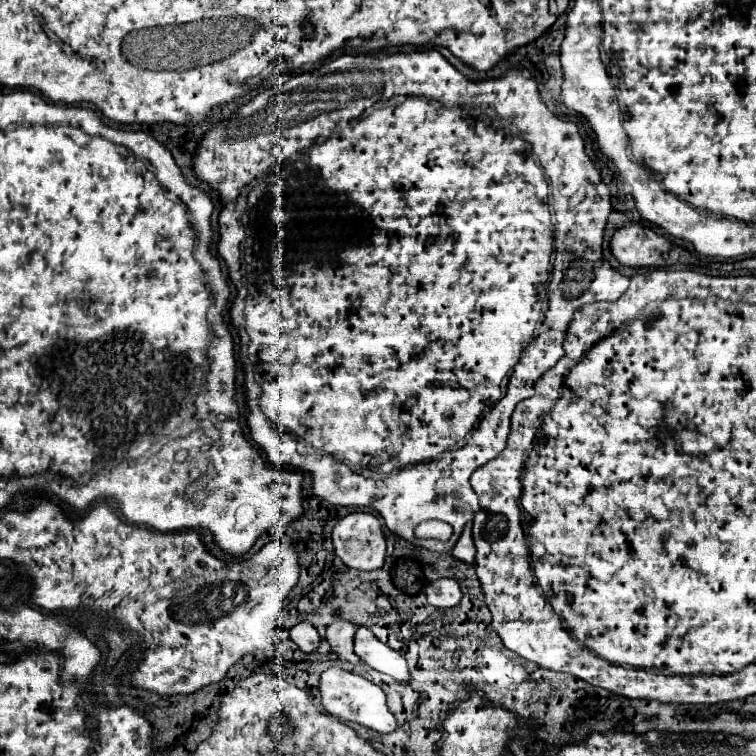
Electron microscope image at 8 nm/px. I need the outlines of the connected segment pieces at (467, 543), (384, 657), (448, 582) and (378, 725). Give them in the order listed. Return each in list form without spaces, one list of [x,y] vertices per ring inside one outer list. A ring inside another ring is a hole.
[[[468,522],[464,526],[464,530],[462,530],[462,534],[460,534],[454,550],[452,550],[452,556],[456,560],[462,560],[462,562],[472,564],[474,562],[474,554],[476,554],[476,550],[474,550],[474,542],[472,542],[472,524]]]
[[[360,626],[356,630],[356,642],[354,642],[354,652],[356,656],[360,656],[360,660],[364,664],[368,664],[370,668],[392,676],[396,682],[400,684],[408,684],[410,682],[410,672],[408,672],[408,664],[402,658],[402,654],[394,652],[392,648],[388,648],[386,644],[382,644],[368,628]]]
[[[438,578],[426,586],[426,596],[436,608],[452,608],[462,600],[462,590],[454,578]]]
[[[332,666],[326,672],[322,672],[320,692],[322,692],[324,708],[332,716],[336,716],[344,722],[356,722],[356,724],[362,724],[362,726],[376,730],[380,734],[388,734],[388,732],[394,732],[398,728],[396,718],[392,716],[392,712],[386,706],[386,696],[382,692],[382,688],[372,684],[370,680],[358,676],[358,674],[352,674],[352,672],[338,668],[338,666]]]

